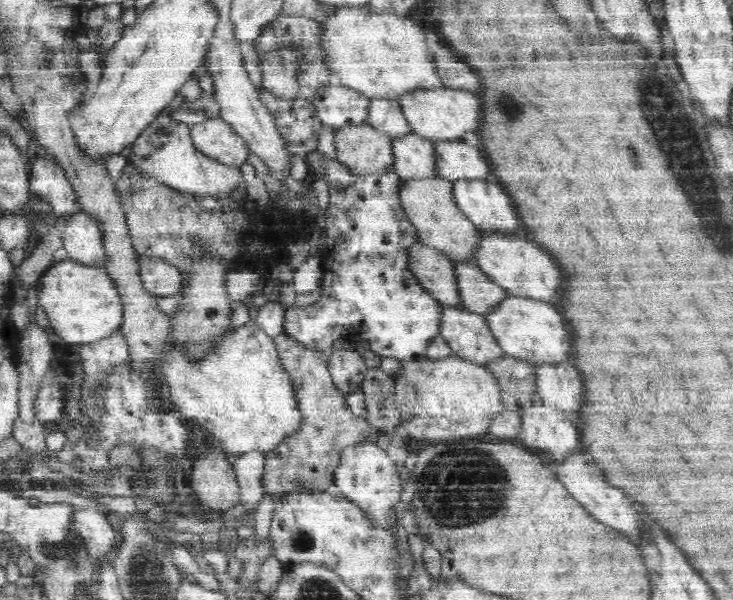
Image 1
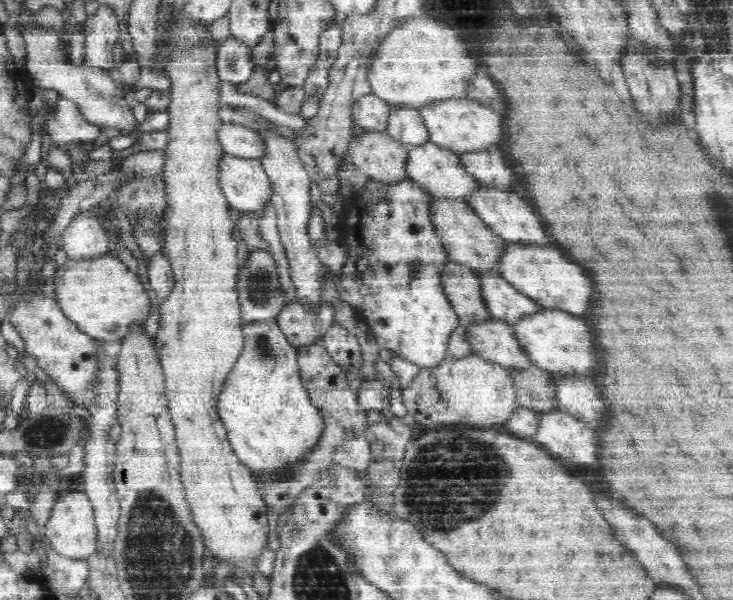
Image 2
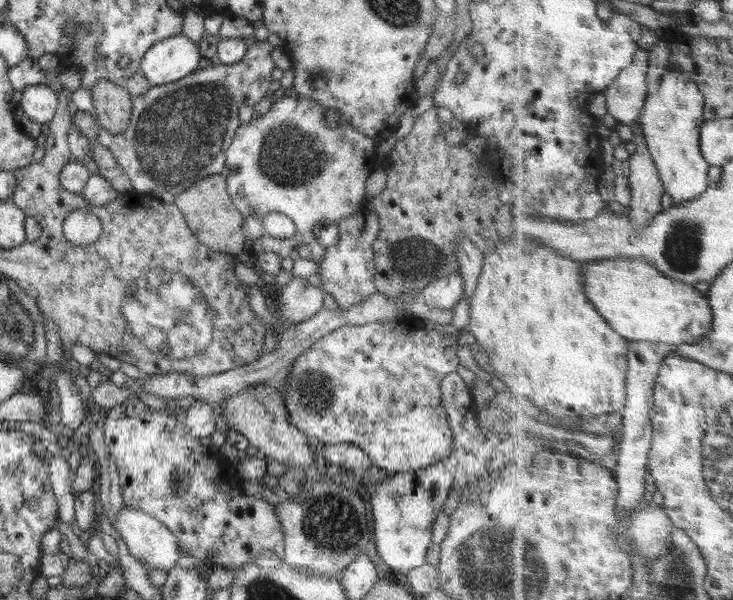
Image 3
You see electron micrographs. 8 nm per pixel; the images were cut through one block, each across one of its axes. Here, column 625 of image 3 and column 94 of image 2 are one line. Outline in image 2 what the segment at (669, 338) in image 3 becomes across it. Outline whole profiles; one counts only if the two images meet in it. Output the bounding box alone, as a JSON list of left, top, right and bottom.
[53,252,154,342]

